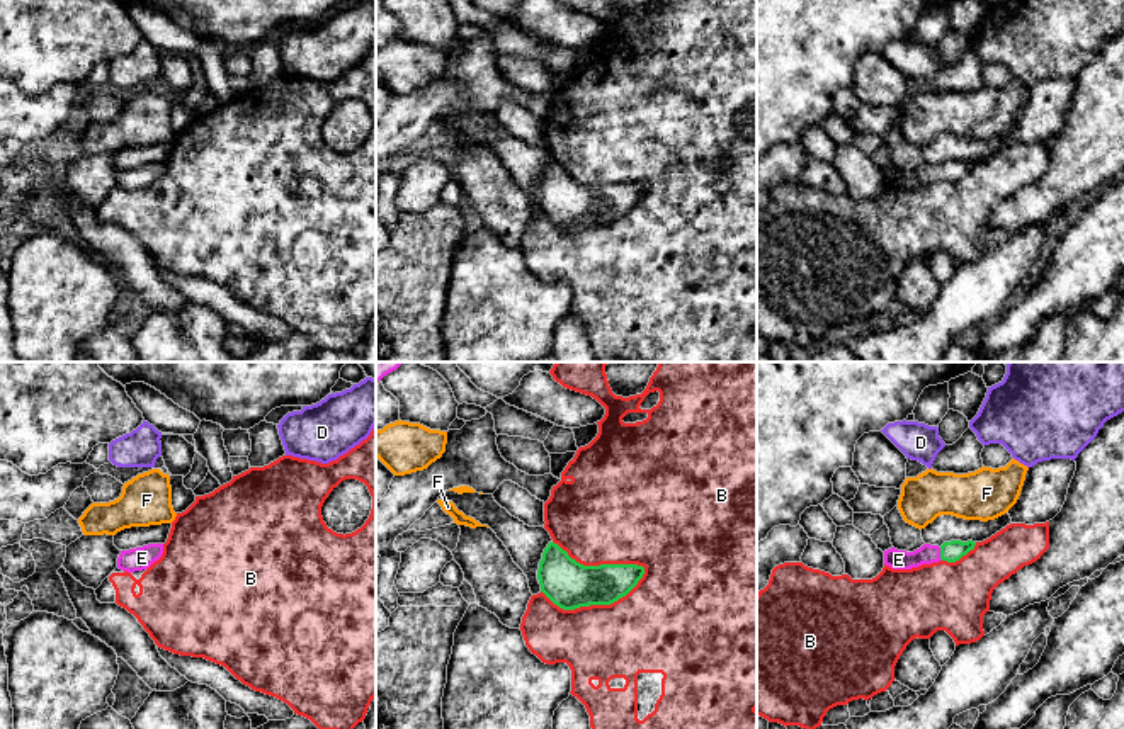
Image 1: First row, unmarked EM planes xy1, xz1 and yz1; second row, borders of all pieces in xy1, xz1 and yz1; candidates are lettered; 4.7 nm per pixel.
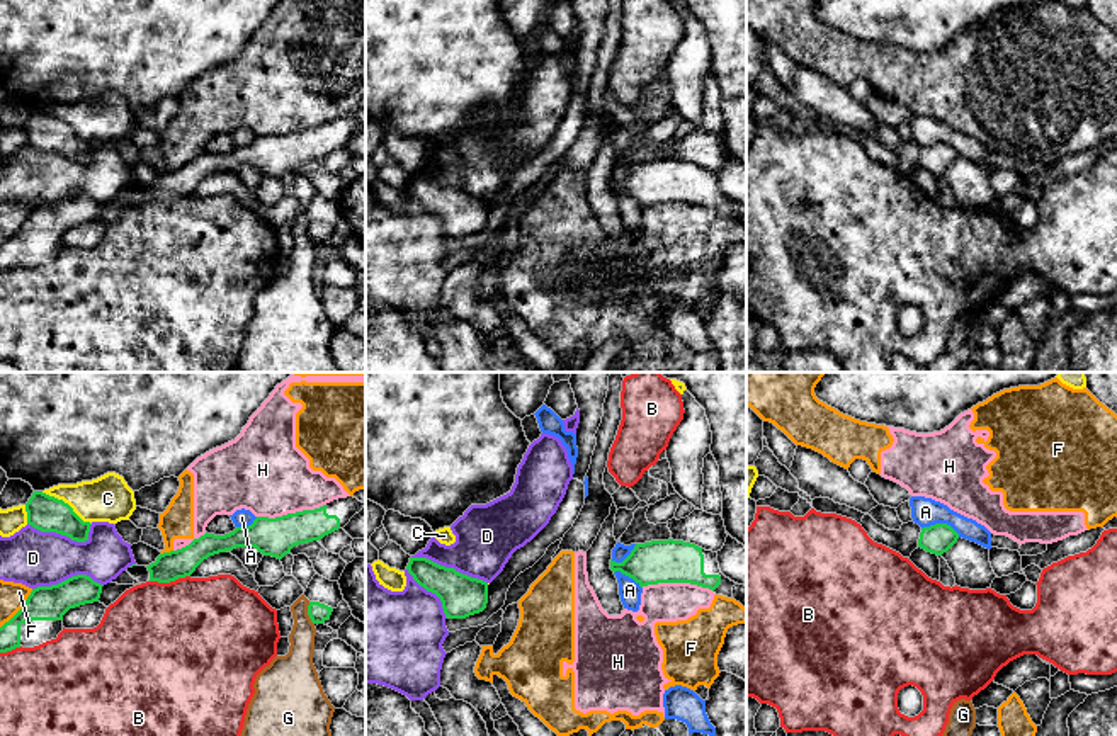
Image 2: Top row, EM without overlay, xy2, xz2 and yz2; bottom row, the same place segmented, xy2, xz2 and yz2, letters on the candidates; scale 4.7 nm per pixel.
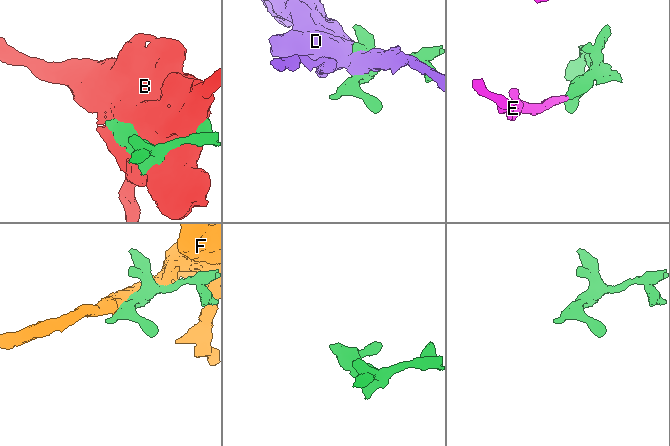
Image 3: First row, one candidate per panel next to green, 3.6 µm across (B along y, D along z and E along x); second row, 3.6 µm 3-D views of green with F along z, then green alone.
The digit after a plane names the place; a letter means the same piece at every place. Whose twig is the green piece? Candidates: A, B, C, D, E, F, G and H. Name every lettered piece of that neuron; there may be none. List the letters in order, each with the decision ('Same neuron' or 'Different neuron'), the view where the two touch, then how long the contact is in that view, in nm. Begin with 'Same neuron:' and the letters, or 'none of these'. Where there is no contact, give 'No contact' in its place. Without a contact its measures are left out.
Same neuron: E
A: Different neuron. Touches green in yz2. Shared border 190 nm
B: Different neuron. Touches green in xz1. Shared border 500 nm
C: Different neuron. Touches green in xy2. Shared border 280 nm
D: Different neuron. Touches green in xy2. Shared border 320 nm
E: Same neuron. Touches green in yz1. Shared border 70 nm
F: Different neuron. Touches green in xy2. Shared border 240 nm
G: Different neuron. Touches green in xy2. Shared border 110 nm
H: Different neuron. Touches green in xz2. Shared border 340 nm

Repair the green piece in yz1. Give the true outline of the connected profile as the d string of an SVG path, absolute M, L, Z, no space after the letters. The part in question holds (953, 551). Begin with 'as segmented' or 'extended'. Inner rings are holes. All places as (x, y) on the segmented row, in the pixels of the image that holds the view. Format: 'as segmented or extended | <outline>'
extended | M951 540L939 545L923 544L913 552L898 551L894 547L884 551L884 564L893 569L911 569L922 564L932 564L939 561L956 562L969 551L973 551L976 542L968 540Z

